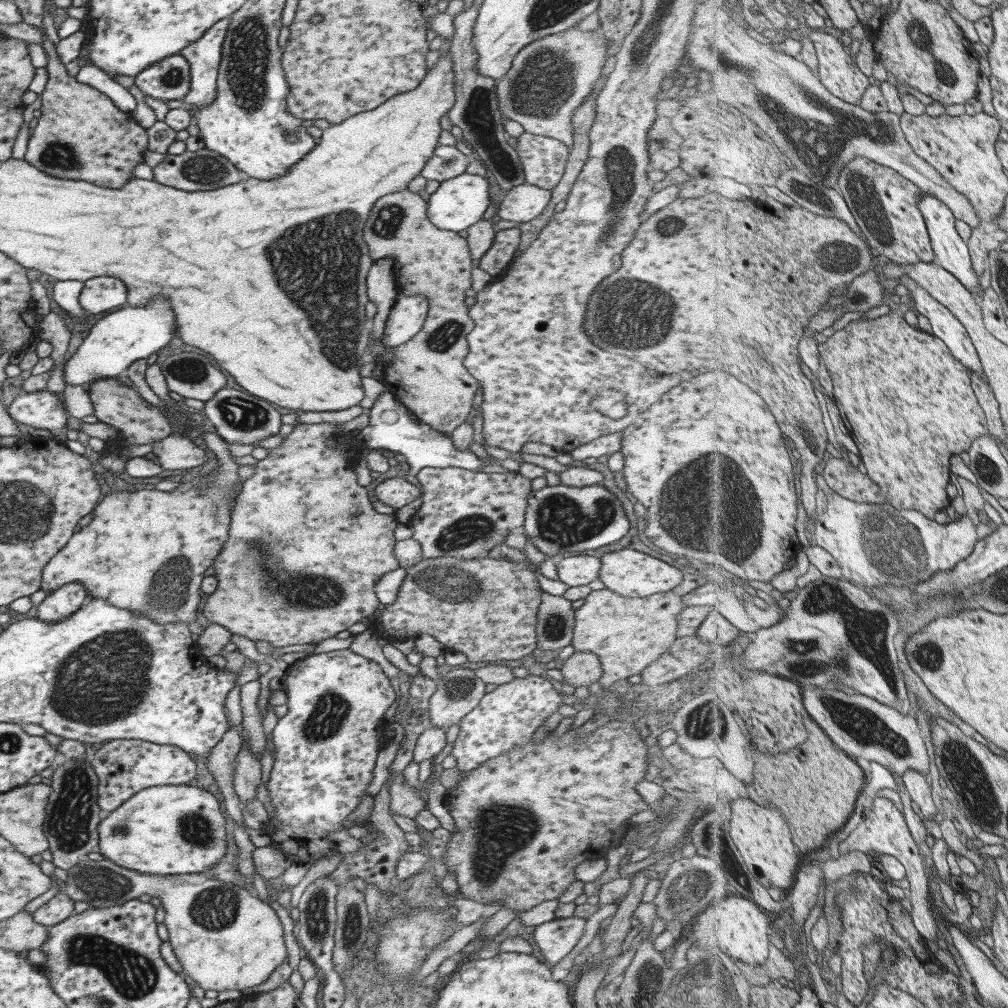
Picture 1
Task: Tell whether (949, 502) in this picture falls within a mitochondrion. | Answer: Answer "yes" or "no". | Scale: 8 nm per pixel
no

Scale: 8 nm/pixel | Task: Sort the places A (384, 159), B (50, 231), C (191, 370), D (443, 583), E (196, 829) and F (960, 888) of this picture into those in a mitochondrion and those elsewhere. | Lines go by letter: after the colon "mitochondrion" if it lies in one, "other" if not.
A: other
B: other
C: mitochondrion
D: mitochondrion
E: mitochondrion
F: other

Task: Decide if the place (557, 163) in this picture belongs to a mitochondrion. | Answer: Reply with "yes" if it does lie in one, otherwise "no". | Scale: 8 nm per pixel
no

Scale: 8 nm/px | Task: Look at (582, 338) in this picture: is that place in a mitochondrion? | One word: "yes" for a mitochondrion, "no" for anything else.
yes

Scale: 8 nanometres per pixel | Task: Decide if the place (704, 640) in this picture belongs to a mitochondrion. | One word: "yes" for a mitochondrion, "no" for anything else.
no

